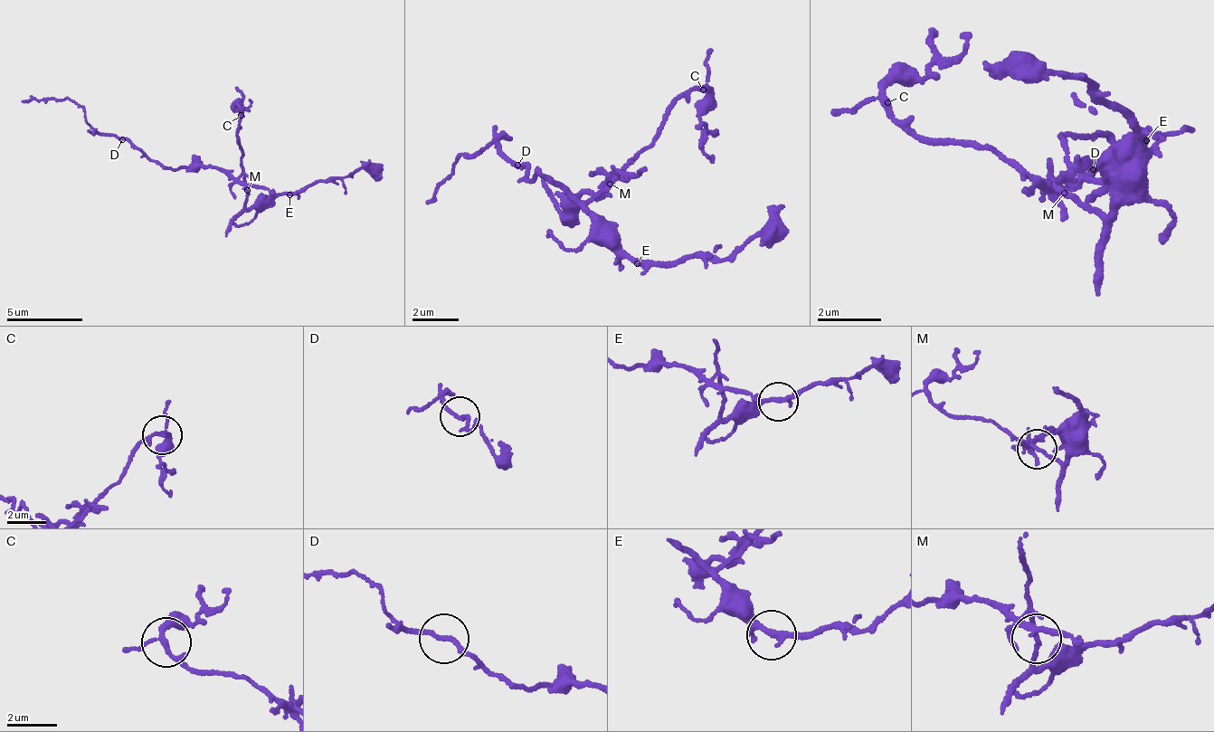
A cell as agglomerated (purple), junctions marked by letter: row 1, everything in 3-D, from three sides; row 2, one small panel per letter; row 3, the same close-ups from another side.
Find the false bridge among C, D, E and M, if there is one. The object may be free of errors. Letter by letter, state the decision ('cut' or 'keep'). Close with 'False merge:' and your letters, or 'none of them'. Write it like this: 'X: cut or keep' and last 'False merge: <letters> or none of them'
C: keep
D: keep
E: keep
M: cut
False merge: M

